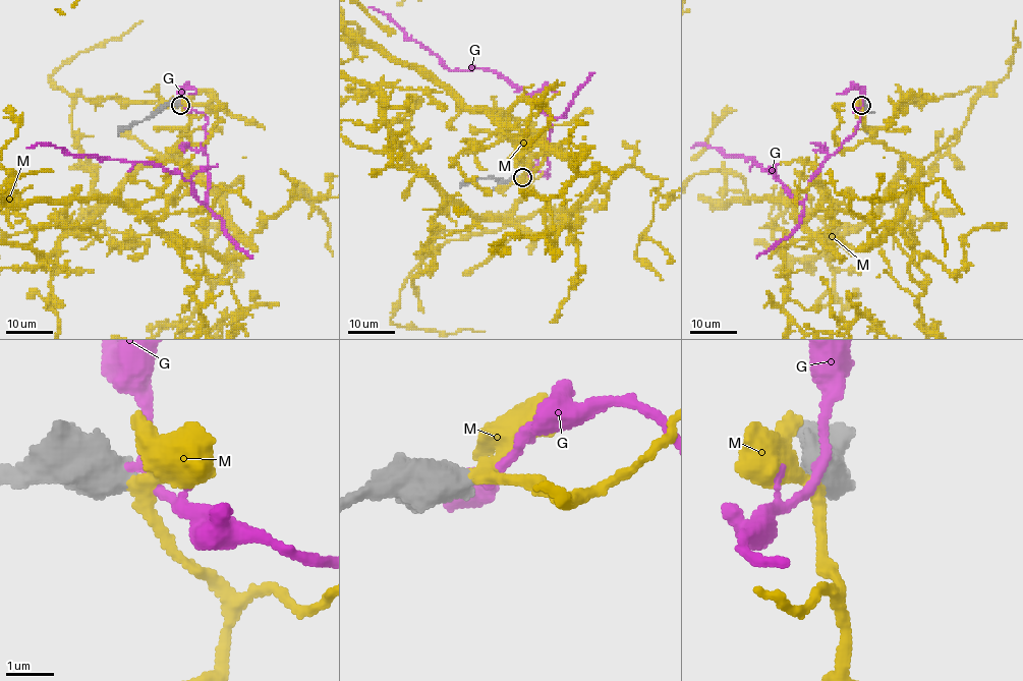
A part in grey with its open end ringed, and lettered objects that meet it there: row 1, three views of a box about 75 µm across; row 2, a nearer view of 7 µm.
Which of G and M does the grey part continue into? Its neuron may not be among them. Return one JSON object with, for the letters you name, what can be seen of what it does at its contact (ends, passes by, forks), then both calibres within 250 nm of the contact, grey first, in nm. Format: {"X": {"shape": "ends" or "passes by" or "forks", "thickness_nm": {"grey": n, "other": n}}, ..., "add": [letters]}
{"M": {"shape": "passes by", "thickness_nm": {"grey": 700, "other": 240}}, "add": ["M"]}

